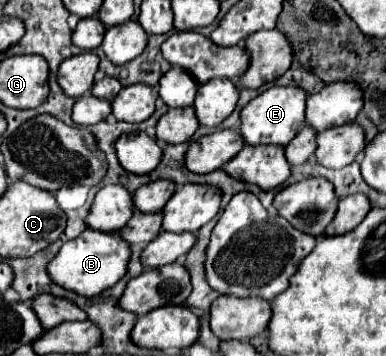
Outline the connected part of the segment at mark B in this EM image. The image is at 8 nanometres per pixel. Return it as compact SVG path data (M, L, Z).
M86 229L80 237L76 237L76 241L68 241L60 247L60 253L52 259L52 265L48 265L48 275L64 289L72 289L84 297L94 297L124 277L128 259L128 243L124 243L118 235L112 237L102 231Z

